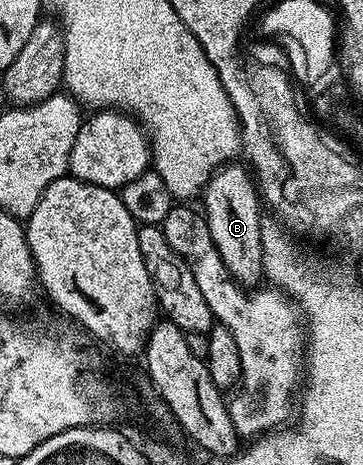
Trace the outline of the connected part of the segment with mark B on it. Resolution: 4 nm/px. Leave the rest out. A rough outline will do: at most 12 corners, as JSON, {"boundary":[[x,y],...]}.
{"boundary":[[241,163],[201,193],[228,274],[263,283],[260,192]]}

